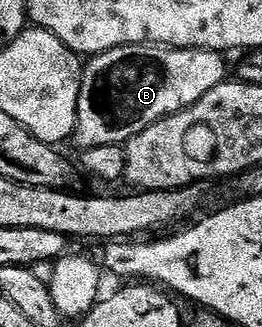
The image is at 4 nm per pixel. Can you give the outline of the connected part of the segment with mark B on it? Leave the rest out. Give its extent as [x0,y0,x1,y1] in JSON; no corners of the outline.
[77,42,228,148]

